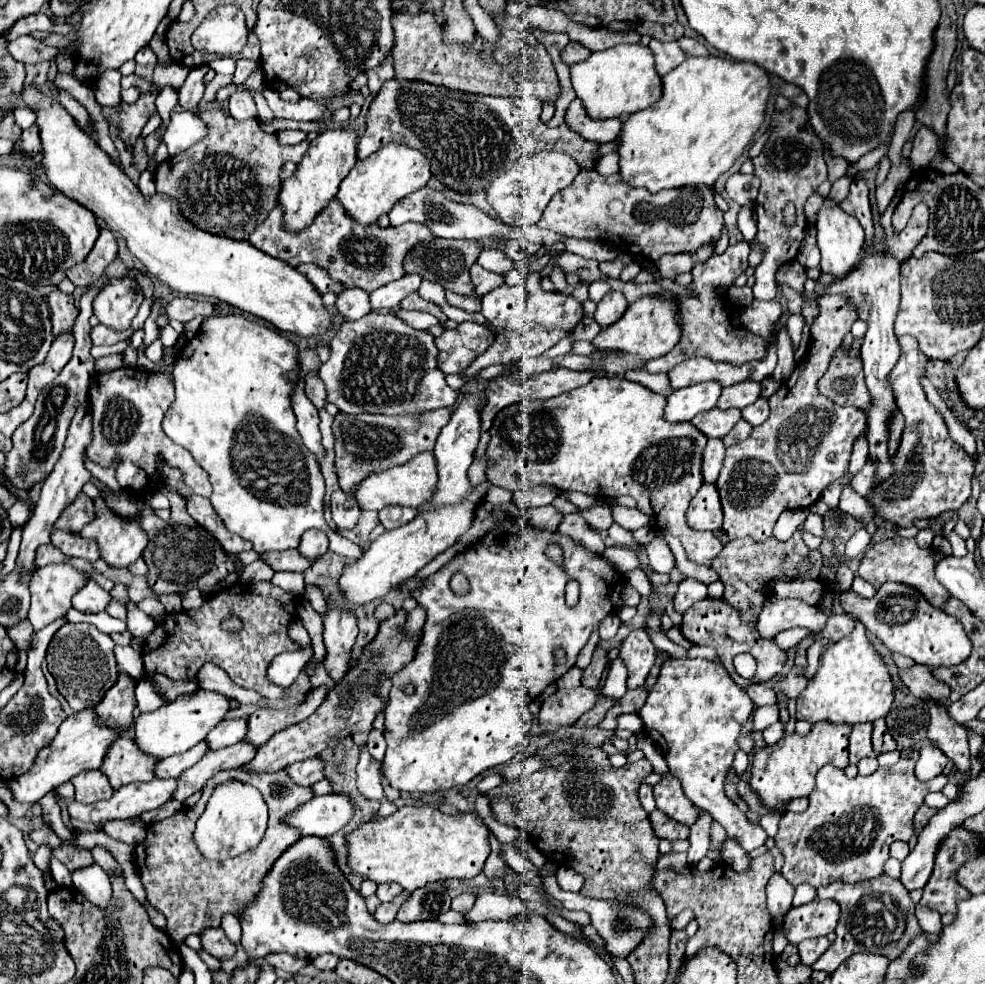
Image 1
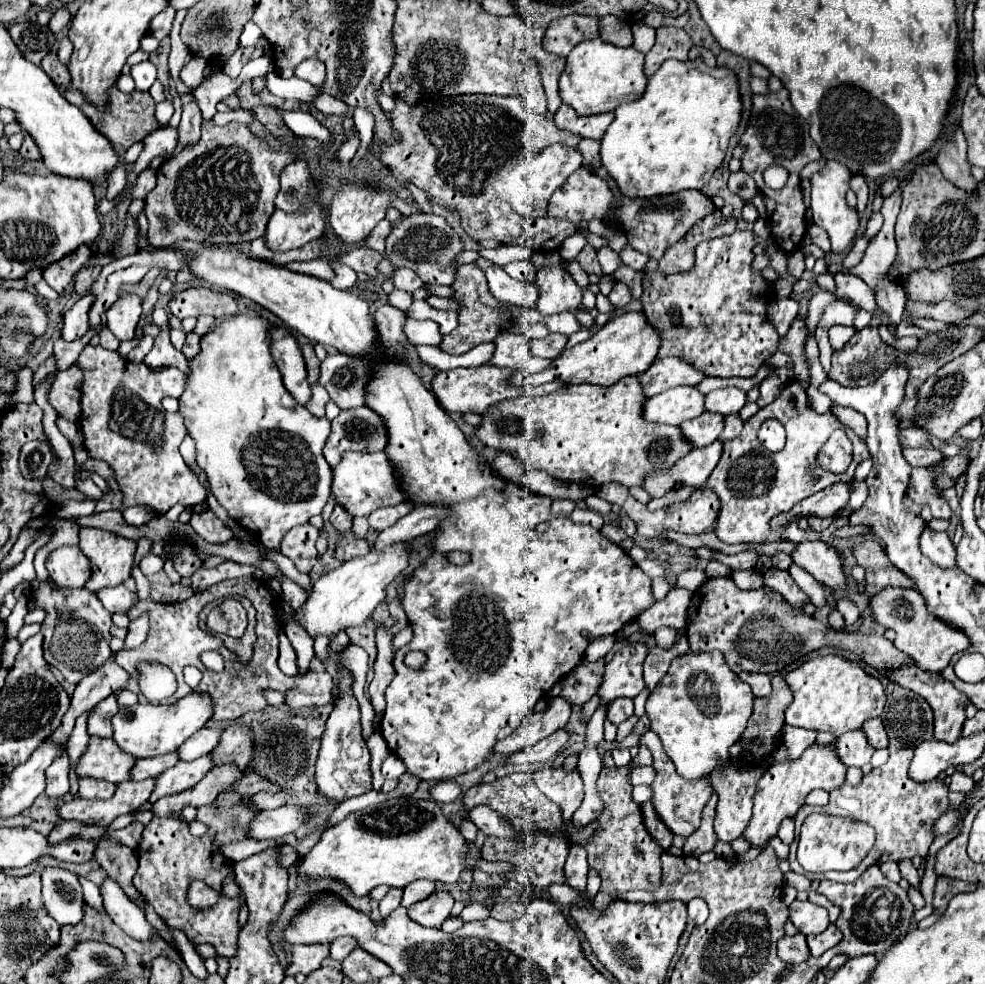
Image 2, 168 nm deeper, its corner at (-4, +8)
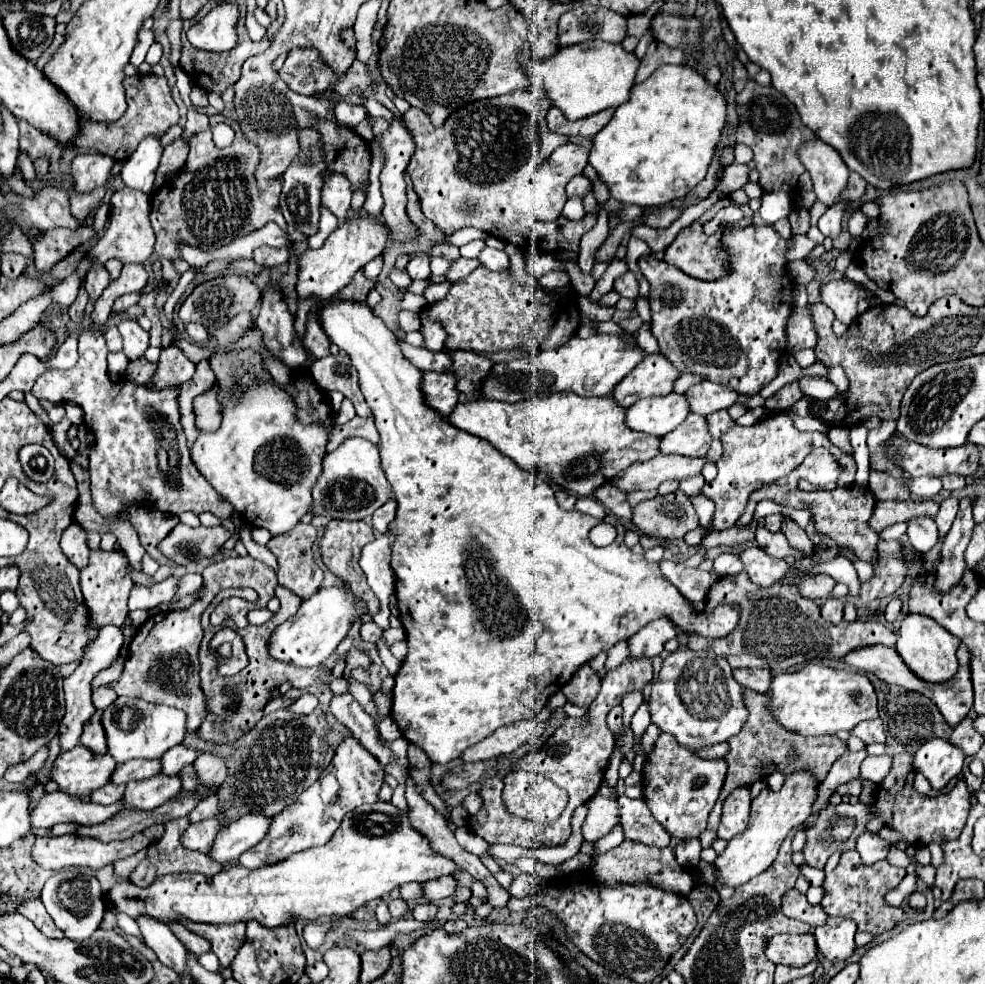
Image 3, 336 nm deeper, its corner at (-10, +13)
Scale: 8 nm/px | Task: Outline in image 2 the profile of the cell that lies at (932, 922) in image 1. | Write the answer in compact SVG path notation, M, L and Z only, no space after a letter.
M905 859L905 863L899 865L899 871L901 871L903 879L907 879L915 889L921 889L921 877L919 877L919 871L917 871L917 867L915 867L909 859Z

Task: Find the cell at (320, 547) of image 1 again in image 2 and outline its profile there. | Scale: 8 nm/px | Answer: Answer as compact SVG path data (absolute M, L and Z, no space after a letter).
M311 523L293 527L281 541L279 551L287 555L301 573L309 573L317 563L317 549L315 549L317 537L319 529Z

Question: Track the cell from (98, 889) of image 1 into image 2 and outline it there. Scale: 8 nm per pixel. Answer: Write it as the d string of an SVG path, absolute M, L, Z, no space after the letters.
M109 877L99 885L101 897L103 897L103 907L107 915L133 939L149 941L153 927L147 923L143 911L125 895L125 891Z

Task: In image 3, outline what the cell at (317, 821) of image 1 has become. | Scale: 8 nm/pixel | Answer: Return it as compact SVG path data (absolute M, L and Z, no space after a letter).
M247 814L237 822L223 826L209 850L211 860L221 866L227 866L229 862L237 860L245 850L255 846L267 834L269 824L271 824L269 816Z

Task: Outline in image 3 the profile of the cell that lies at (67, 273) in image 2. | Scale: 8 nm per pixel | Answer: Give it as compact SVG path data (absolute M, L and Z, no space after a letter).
M91 226L71 228L51 228L51 230L27 230L31 248L33 248L33 262L35 268L45 274L51 270L55 262L65 258L75 246L85 244L91 240L95 230Z

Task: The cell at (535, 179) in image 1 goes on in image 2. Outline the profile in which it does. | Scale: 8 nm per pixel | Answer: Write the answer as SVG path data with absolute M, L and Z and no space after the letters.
M555 143L549 145L547 149L543 149L539 155L535 157L527 157L527 159L513 159L511 163L507 163L503 169L495 169L494 187L497 193L501 194L503 201L503 210L519 213L523 217L545 217L547 215L547 203L551 193L561 187L561 183L565 183L565 179L577 171L581 167L581 153L573 147Z

